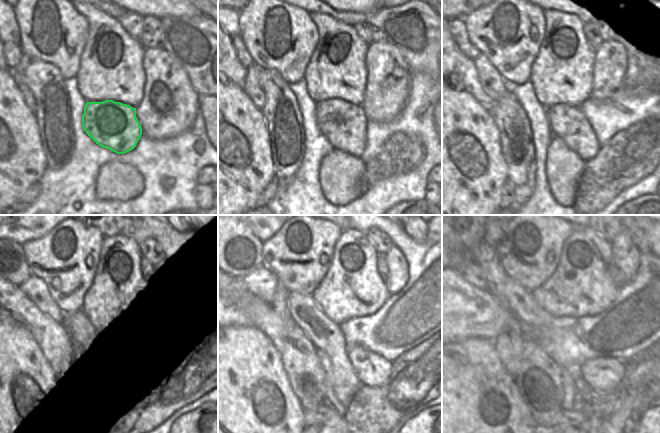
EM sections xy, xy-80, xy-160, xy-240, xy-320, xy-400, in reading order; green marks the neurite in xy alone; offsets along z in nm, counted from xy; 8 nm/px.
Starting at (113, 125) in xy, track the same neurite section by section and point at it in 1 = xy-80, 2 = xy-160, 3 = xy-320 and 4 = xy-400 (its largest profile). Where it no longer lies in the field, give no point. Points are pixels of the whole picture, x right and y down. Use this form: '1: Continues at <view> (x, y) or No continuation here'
1: Continues at xy-80 (343, 124)
2: Continues at xy-160 (568, 123)
3: Continues at xy-320 (371, 369)
4: Continues at xy-400 (602, 374).

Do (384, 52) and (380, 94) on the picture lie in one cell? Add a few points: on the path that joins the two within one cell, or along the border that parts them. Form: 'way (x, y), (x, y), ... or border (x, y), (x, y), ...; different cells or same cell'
way (384, 62), (384, 84); same cell

